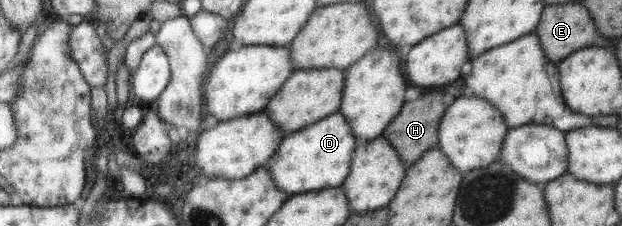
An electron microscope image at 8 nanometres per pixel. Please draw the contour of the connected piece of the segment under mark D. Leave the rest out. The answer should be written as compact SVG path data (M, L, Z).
M340 112L328 115L318 123L302 127L294 133L287 132L266 165L276 187L290 195L341 187L350 173L352 156L358 143L351 132L348 121Z

